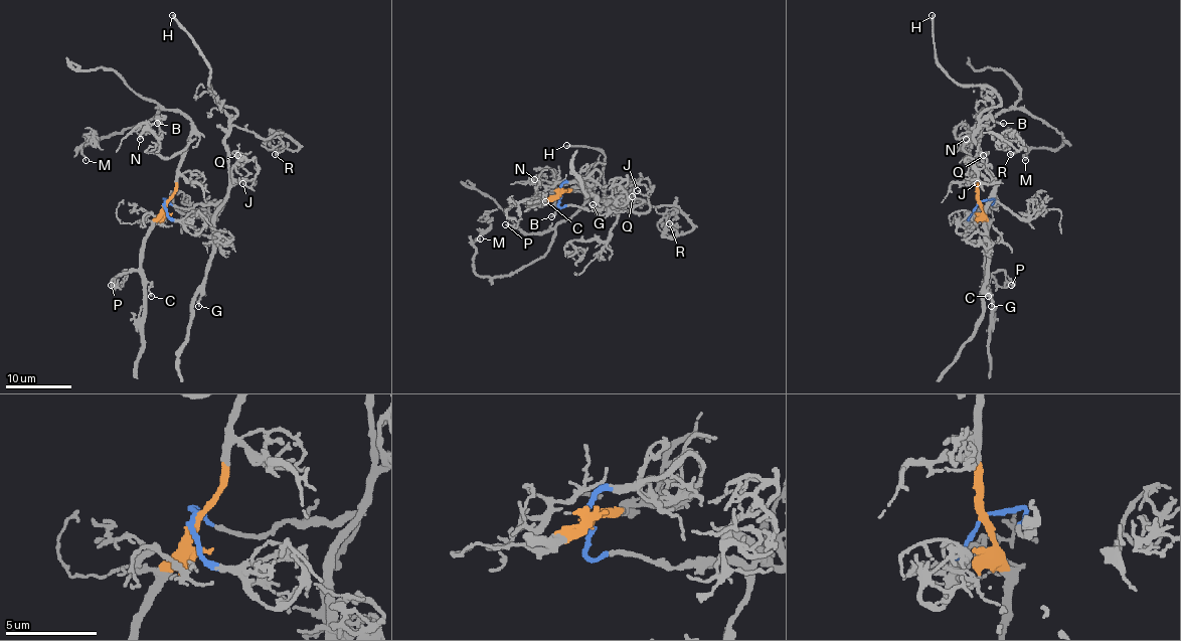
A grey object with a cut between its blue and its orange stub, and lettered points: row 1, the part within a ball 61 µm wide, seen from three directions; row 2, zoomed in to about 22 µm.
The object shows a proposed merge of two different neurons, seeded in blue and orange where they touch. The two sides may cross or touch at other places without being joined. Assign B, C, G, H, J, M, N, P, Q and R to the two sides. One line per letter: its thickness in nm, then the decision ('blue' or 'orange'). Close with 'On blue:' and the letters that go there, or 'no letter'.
B: 220 nm thick; orange
C: 140 nm thick; orange
G: 200 nm thick; blue
H: 240 nm thick; blue
J: 140 nm thick; blue
M: 130 nm thick; orange
N: 160 nm thick; orange
P: 200 nm thick; orange
Q: 170 nm thick; blue
R: 160 nm thick; blue
On blue: G, H, J, Q, R

